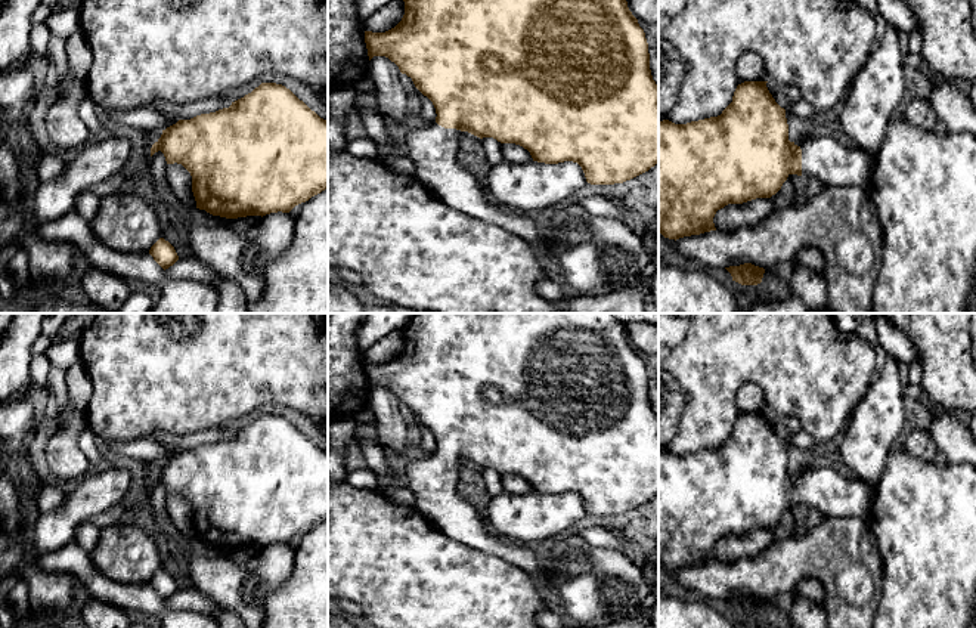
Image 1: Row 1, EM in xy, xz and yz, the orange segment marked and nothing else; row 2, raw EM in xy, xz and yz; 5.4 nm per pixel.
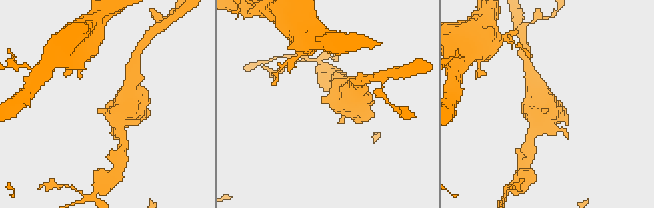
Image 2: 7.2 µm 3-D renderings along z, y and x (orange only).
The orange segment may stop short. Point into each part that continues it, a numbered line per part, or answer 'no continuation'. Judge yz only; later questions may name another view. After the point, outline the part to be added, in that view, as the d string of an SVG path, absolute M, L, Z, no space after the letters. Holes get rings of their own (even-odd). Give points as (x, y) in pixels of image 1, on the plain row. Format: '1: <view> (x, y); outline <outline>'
1: yz (833, 495); outline M815 465L803 471L802 508L815 508L822 517L859 516L867 519L874 498L874 486L856 477L845 477L836 470Z

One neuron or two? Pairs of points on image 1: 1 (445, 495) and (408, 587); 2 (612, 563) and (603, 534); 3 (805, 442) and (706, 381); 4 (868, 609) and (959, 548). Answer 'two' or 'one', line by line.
1: two
2: two
3: two
4: two

